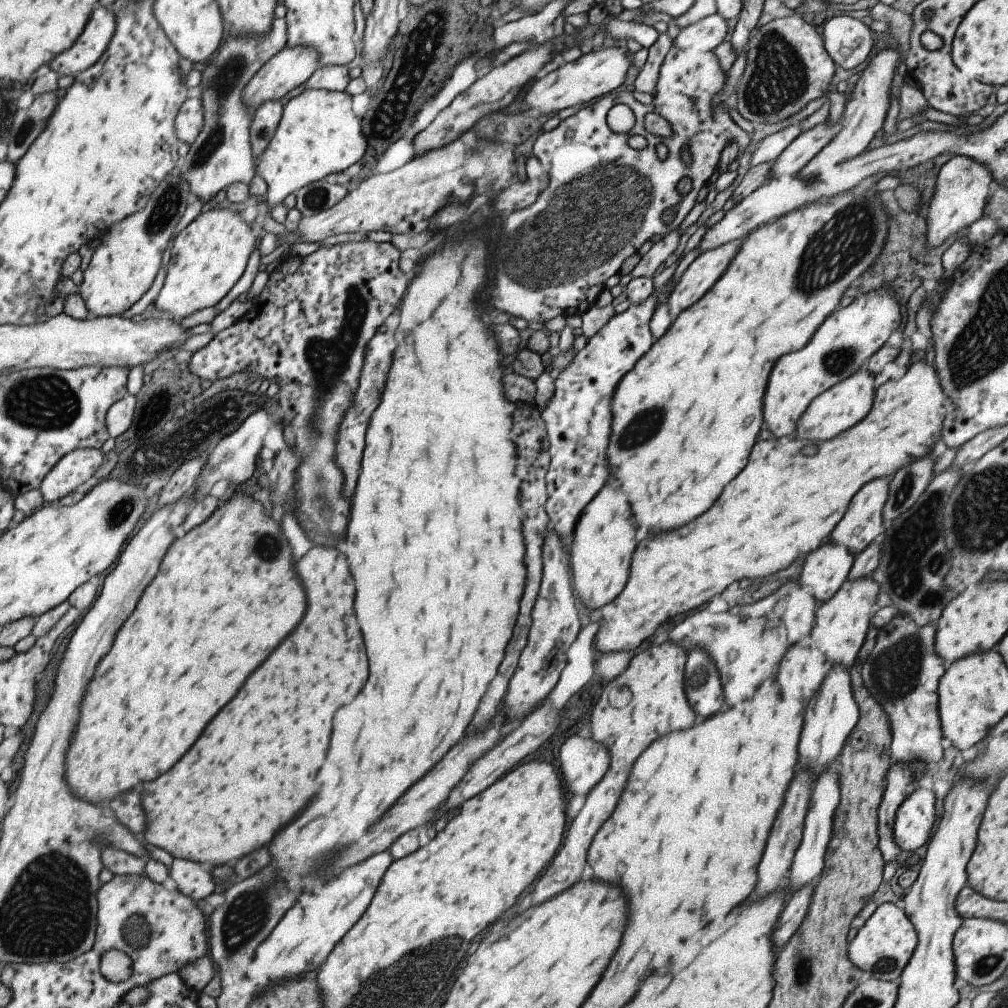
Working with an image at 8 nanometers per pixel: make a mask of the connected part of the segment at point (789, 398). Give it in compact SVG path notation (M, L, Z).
M890 287L869 293L860 289L857 298L849 305L828 314L805 348L775 362L763 394L763 420L769 432L777 438L796 432L796 422L808 404L820 392L865 366L868 358L897 328L899 318L897 300Z

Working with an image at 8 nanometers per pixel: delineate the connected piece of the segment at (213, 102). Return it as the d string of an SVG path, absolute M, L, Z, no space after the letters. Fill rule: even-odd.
M283 17L274 18L270 30L264 35L229 37L212 54L200 73L200 101L204 118L202 129L189 145L186 156L180 159L176 172L187 183L193 196L201 202L207 202L221 188L231 183L248 185L256 174L249 138L251 109L243 106L241 91L263 64L285 47L285 41L286 20Z

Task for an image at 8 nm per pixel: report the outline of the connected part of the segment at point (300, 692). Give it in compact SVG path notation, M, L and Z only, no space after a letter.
M315 545L295 564L295 572L301 578L303 588L305 588L305 596L307 596L307 610L305 610L305 616L301 618L301 622L297 624L297 628L267 656L267 660L261 666L257 666L247 676L247 680L243 682L239 692L213 716L213 720L209 722L209 730L201 732L197 742L185 752L185 756L181 756L181 760L173 766L173 770L167 770L159 778L141 784L141 808L143 808L145 820L147 820L146 827L142 832L143 838L146 844L162 848L174 859L193 860L196 863L205 862L205 864L217 866L217 864L227 864L229 860L237 860L237 858L241 858L241 856L245 856L245 854L249 854L261 846L267 846L271 842L271 838L275 836L275 832L279 828L283 828L295 814L299 814L299 810L303 810L307 806L307 802L313 798L313 794L317 792L317 782L313 782L313 780L315 780L317 768L321 766L321 762L325 758L325 750L329 744L327 736L331 730L331 714L337 706L351 702L367 678L367 660L365 660L365 652L363 652L361 632L359 632L359 626L357 626L355 616L353 616L355 588L353 588L353 578L349 574L345 556L333 548Z

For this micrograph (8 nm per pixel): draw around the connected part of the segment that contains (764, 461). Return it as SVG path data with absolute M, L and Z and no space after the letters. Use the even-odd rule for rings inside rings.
M921 360L910 363L899 380L888 380L878 386L874 396L875 404L861 422L835 438L815 442L813 454L797 452L795 442L785 446L775 446L775 438L755 442L745 468L721 490L711 508L675 530L643 538L633 552L631 572L621 592L602 607L587 612L589 622L598 626L592 636L596 650L607 655L643 647L641 640L658 634L663 627L659 624L669 616L673 618L681 614L680 618L689 610L705 604L713 594L725 590L731 582L773 574L797 556L815 550L841 520L853 492L857 492L865 480L893 474L903 464L931 453L940 436L944 414L954 408L951 399L940 389L934 367Z

